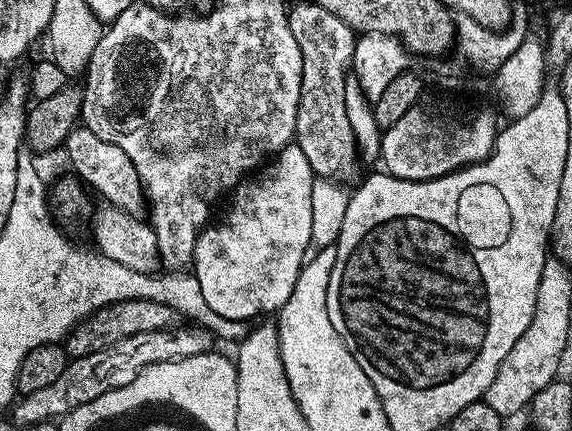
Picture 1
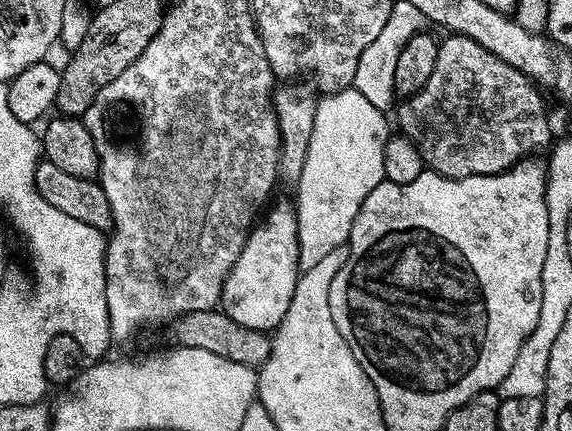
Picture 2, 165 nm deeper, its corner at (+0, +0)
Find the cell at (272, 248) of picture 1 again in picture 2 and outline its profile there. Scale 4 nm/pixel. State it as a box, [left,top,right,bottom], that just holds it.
[218,204,301,334]

